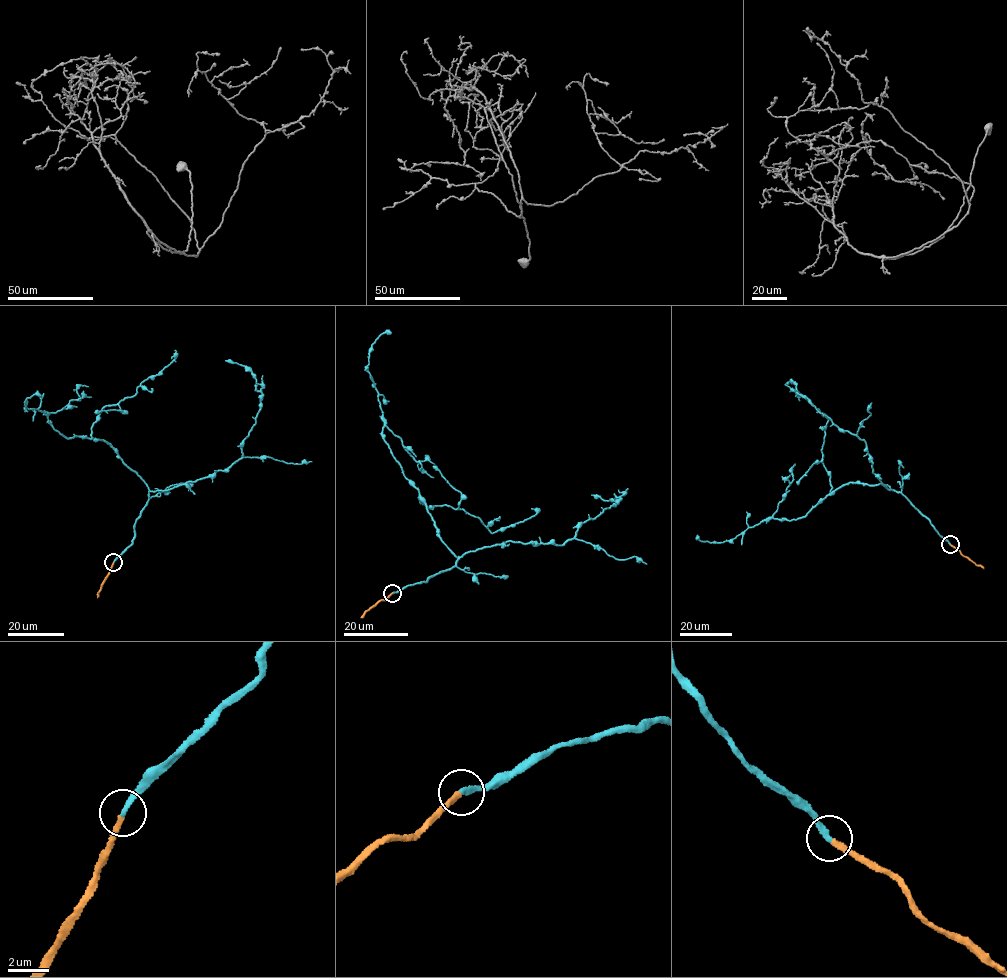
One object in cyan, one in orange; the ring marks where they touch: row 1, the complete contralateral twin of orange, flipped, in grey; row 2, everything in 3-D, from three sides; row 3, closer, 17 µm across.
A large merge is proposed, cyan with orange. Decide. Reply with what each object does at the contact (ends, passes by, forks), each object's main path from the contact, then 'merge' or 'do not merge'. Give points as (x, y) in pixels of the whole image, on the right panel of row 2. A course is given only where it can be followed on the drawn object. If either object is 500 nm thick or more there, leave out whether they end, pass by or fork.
cyan ends | orange ends | cyan via (950, 545), (901, 493), (881, 484), (851, 483), (826, 495), (805, 516), (763, 519), (720, 542), (699, 538) | orange via (950, 545), (984, 568) | merge

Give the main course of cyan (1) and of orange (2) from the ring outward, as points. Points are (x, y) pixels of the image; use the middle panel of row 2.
1: (392, 592), (426, 581), (459, 557), (442, 541), (383, 438), (367, 367), (371, 345), (390, 333)
2: (392, 592), (360, 617)

